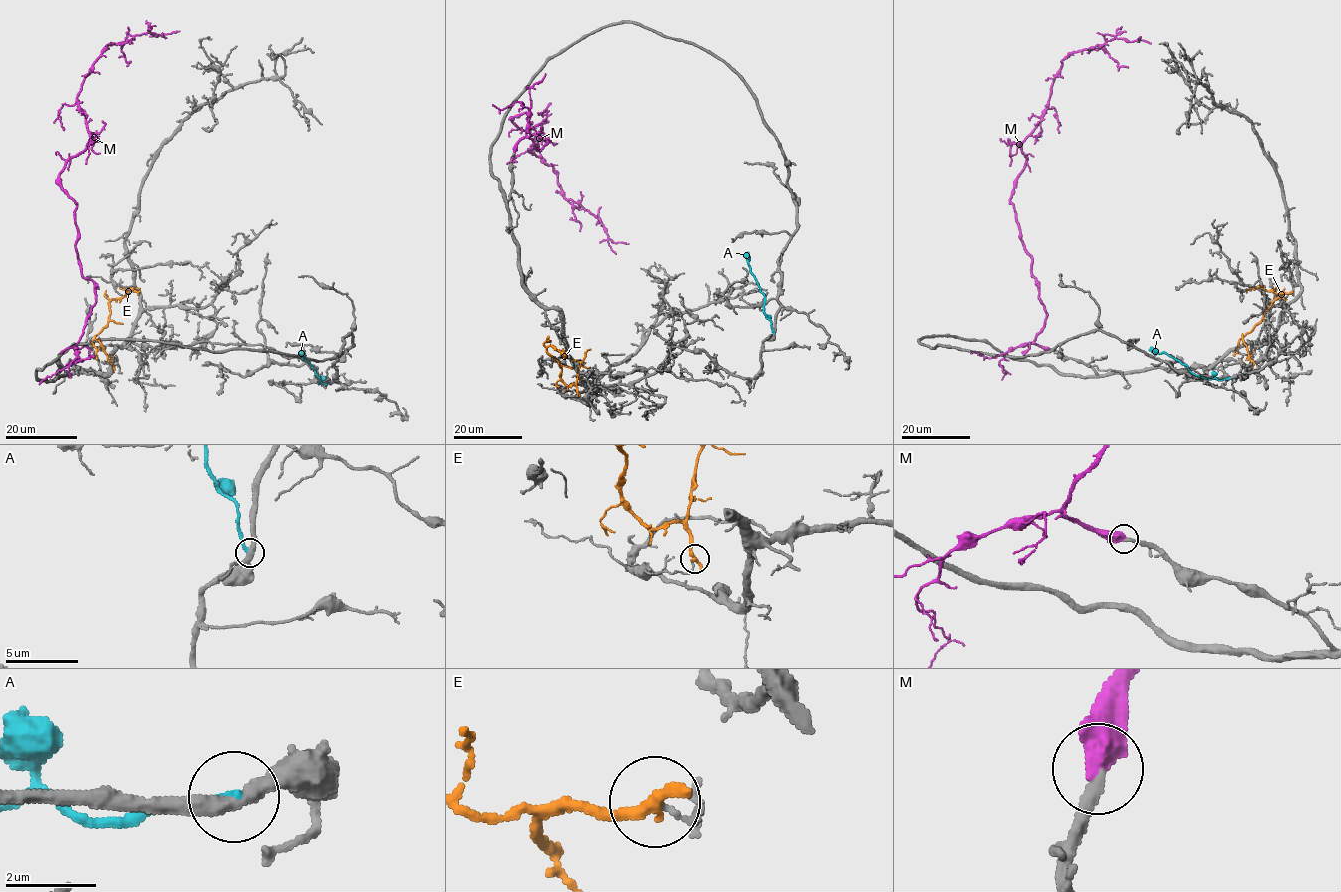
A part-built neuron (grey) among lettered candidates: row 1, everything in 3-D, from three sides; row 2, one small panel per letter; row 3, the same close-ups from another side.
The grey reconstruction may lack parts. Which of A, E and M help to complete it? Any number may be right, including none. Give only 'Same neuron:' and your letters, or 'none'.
Same neuron: M

